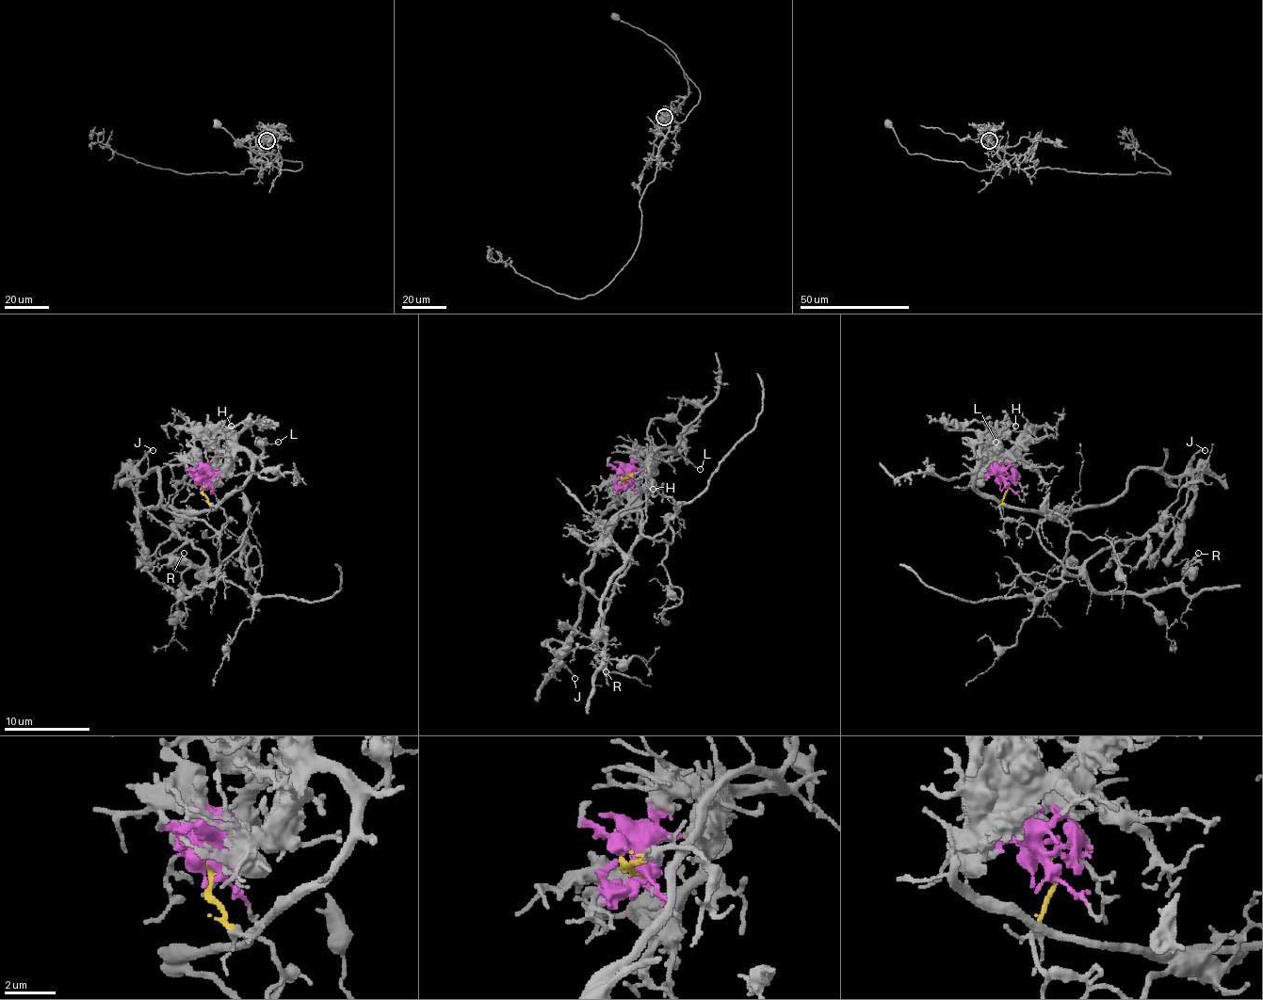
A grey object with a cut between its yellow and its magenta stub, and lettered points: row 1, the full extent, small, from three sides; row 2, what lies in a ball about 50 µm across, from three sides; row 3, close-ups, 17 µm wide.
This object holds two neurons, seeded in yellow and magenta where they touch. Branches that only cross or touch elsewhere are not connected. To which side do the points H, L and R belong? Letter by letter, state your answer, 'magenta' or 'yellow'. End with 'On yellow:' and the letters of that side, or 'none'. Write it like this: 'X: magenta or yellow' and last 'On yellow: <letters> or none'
H: magenta
L: magenta
R: yellow
On yellow: R

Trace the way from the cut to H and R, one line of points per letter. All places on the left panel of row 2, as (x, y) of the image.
H: (202, 481), (217, 473), (225, 462), (227, 437), (232, 426)
R: (202, 484), (205, 499), (229, 521), (218, 533), (218, 568), (197, 591), (180, 593), (190, 566), (184, 553)

